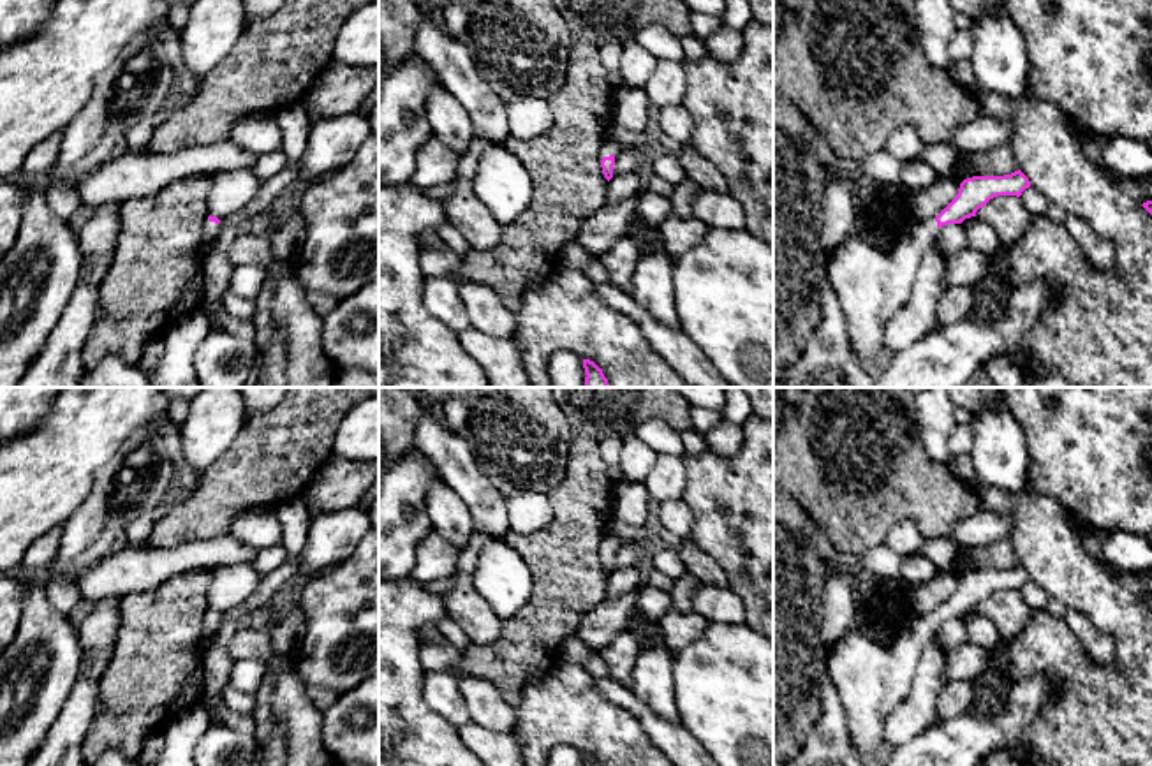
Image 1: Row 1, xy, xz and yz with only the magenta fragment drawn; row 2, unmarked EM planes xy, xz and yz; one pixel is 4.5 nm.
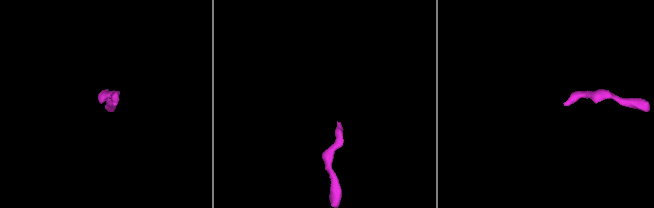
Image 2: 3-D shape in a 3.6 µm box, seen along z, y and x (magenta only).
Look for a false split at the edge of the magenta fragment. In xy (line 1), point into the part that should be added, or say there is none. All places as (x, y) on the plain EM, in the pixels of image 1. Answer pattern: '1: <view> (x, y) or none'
1: xy (212, 622)

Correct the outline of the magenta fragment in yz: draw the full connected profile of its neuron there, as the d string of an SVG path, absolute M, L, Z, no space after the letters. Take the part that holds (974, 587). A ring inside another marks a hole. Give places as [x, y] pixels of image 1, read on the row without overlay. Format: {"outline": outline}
{"outline": "M1020 563L1004 571L972 571L960 578L955 593L935 613L912 616L891 648L879 646L854 627L847 627L847 630L831 643L826 655L826 674L840 696L847 717L849 741L860 757L875 766L875 757L884 741L886 718L909 697L921 652L925 644L935 637L937 623L976 611L976 606L997 590L1020 592L1029 581L1030 576Z"}

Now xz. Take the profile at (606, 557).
{"outline": "M609 527L602 534L599 548L602 551L601 555L602 569L609 576L613 572L613 560L617 549L617 537Z"}

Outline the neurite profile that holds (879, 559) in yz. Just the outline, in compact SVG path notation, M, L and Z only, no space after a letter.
M886 544L874 546L856 556L860 569L875 572L881 578L902 578L904 556L891 551Z

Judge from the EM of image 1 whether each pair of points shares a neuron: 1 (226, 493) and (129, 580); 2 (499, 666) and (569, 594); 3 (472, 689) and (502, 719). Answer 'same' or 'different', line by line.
1: different
2: same
3: same

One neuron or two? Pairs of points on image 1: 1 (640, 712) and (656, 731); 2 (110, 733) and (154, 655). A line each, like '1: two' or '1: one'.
1: one
2: one

